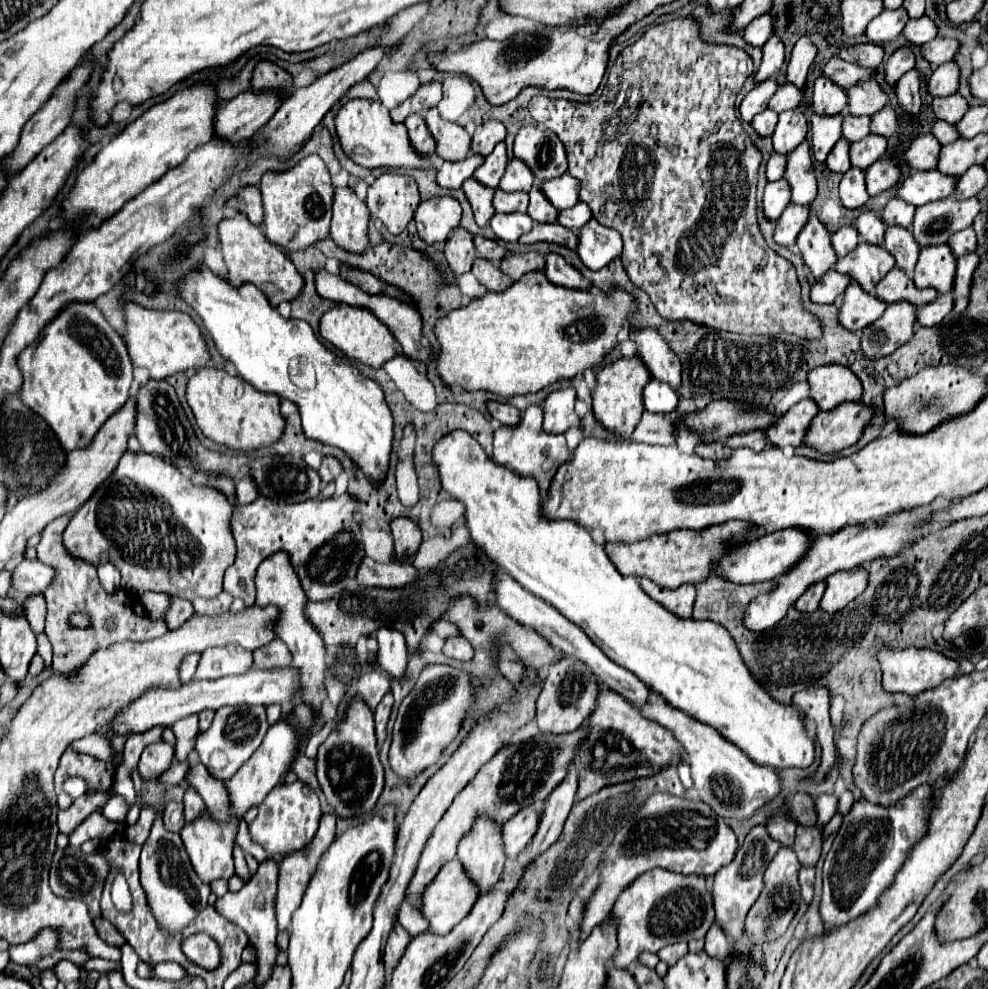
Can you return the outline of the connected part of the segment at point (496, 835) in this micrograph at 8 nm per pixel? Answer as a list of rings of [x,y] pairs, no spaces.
[[[476,816],[470,832],[466,832],[458,844],[458,858],[470,878],[480,886],[480,894],[488,892],[494,880],[500,878],[506,862],[500,830],[502,826],[496,820]]]

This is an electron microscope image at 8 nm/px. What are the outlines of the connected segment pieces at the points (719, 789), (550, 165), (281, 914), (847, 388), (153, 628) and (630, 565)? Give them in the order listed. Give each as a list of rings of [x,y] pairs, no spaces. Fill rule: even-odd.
[[[650,694],[650,702],[640,712],[648,720],[656,720],[664,728],[668,728],[688,750],[694,788],[700,792],[700,800],[710,804],[710,808],[714,808],[718,816],[748,820],[756,814],[756,810],[760,810],[780,794],[780,776],[770,766],[754,764],[750,758],[746,758],[744,752],[740,752],[740,748],[724,740],[714,728],[700,724],[690,716],[684,716],[684,712],[676,712],[674,708],[664,704],[664,700],[658,700],[656,694]]]
[[[524,126],[518,130],[516,158],[524,160],[538,180],[552,180],[566,172],[566,150],[552,130],[538,126]]]
[[[324,814],[322,820],[320,820],[320,828],[314,836],[314,840],[304,848],[304,850],[298,850],[298,852],[292,852],[282,864],[280,864],[280,880],[278,880],[278,890],[276,896],[276,918],[278,922],[278,931],[290,930],[292,914],[294,910],[298,908],[300,900],[302,900],[302,894],[306,890],[306,884],[312,876],[312,872],[316,870],[316,864],[322,856],[322,852],[332,844],[334,836],[336,836],[336,816],[334,814]]]
[[[840,364],[818,366],[808,372],[806,378],[810,396],[820,410],[832,410],[842,402],[858,402],[862,396],[862,384],[850,368]]]
[[[62,514],[56,520],[52,520],[44,530],[42,538],[36,546],[38,560],[46,566],[52,566],[56,570],[56,576],[46,588],[44,596],[48,602],[48,616],[46,616],[46,636],[50,638],[54,646],[54,662],[52,668],[56,674],[72,674],[92,652],[96,652],[100,646],[110,646],[116,642],[144,642],[144,640],[154,640],[156,636],[162,636],[168,628],[164,620],[150,620],[144,614],[142,602],[136,594],[126,592],[126,590],[116,590],[108,594],[96,576],[96,566],[74,560],[70,558],[64,548],[60,546],[60,538],[64,528],[68,526],[72,514]],[[86,610],[92,616],[92,624],[86,630],[76,630],[68,626],[68,616],[72,612]]]
[[[732,520],[722,526],[708,528],[706,532],[678,530],[678,532],[670,532],[670,534],[654,534],[646,540],[638,540],[632,544],[622,544],[622,542],[610,544],[608,542],[606,552],[622,576],[628,576],[628,574],[646,576],[652,582],[656,582],[658,586],[678,588],[682,584],[698,584],[698,582],[706,580],[712,574],[714,562],[722,556],[722,552],[726,552],[730,548],[730,544],[726,540],[734,534],[744,534],[744,528],[746,528],[746,524]]]

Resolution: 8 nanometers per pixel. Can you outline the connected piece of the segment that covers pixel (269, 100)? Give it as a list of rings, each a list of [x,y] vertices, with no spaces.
[[[244,92],[218,106],[214,114],[214,134],[226,136],[230,144],[250,140],[274,116],[282,98],[276,92]]]

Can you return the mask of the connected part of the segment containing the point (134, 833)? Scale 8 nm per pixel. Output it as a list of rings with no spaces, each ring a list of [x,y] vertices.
[[[144,808],[142,814],[140,814],[140,820],[126,828],[128,840],[134,840],[136,844],[144,844],[146,838],[148,838],[148,832],[152,828],[152,822],[154,822],[154,810],[152,808]]]

